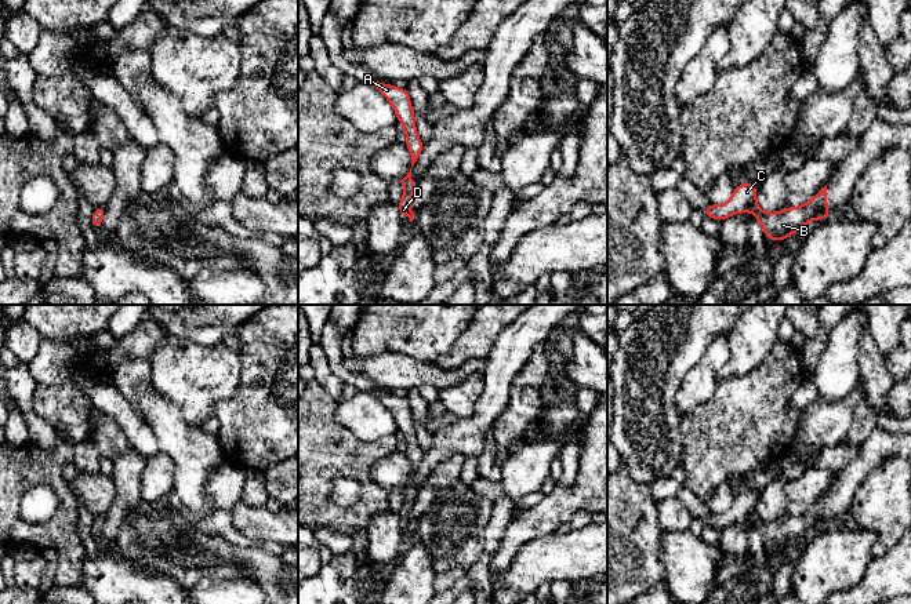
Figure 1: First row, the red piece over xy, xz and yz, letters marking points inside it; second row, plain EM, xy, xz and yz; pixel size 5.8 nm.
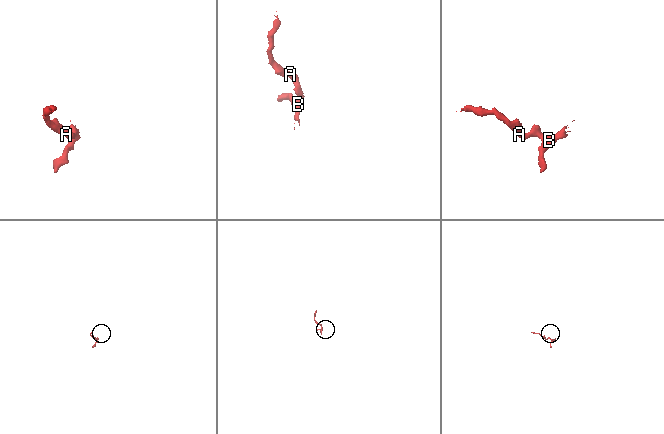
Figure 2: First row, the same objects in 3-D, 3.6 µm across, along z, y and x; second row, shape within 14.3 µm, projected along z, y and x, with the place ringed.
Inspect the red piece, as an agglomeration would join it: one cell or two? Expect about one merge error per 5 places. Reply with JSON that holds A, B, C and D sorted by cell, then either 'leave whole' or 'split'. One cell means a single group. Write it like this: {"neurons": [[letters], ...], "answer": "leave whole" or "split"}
{"neurons": [["A", "B", "C", "D"]], "answer": "leave whole"}

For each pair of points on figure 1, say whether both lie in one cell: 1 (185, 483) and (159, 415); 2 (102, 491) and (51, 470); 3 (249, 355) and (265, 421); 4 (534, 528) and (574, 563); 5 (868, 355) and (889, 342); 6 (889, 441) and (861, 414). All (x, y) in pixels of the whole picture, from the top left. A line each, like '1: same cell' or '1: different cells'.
1: same cell
2: different cells
3: same cell
4: different cells
5: different cells
6: different cells

